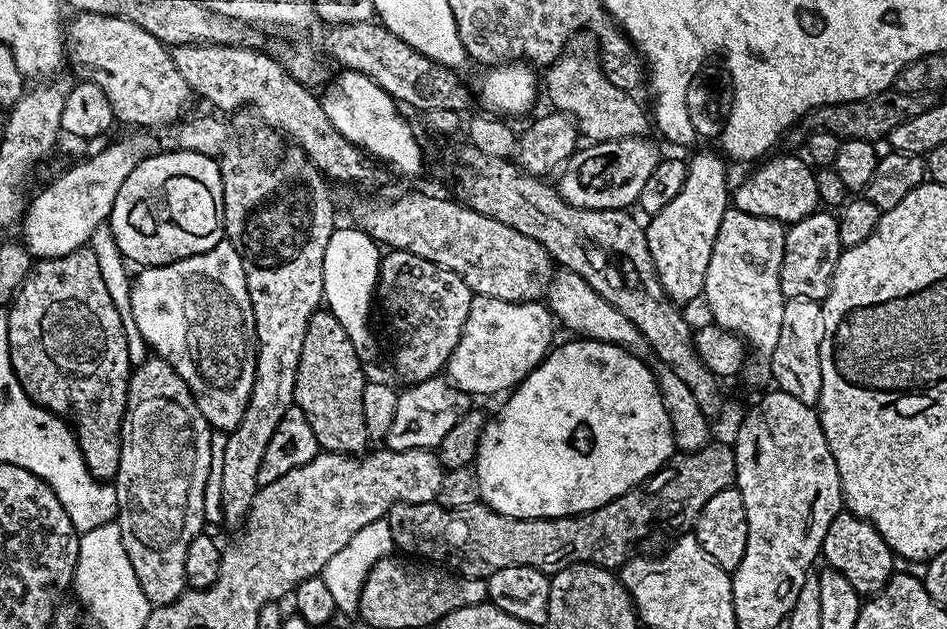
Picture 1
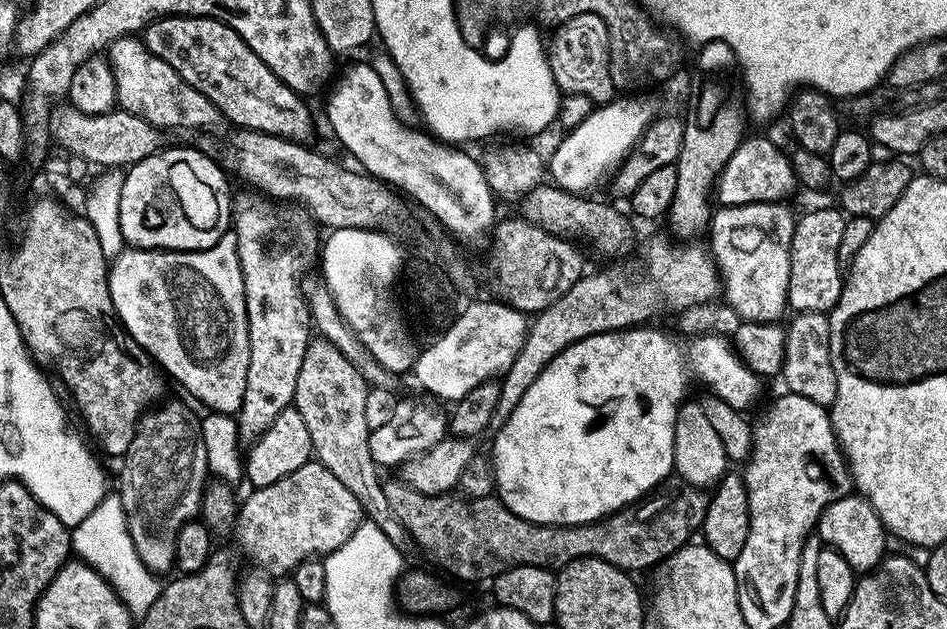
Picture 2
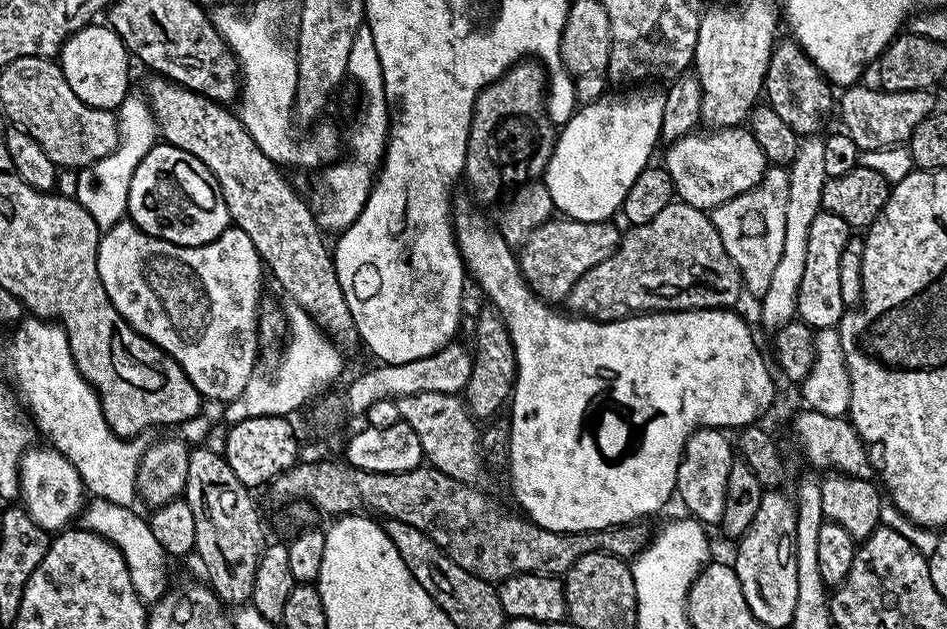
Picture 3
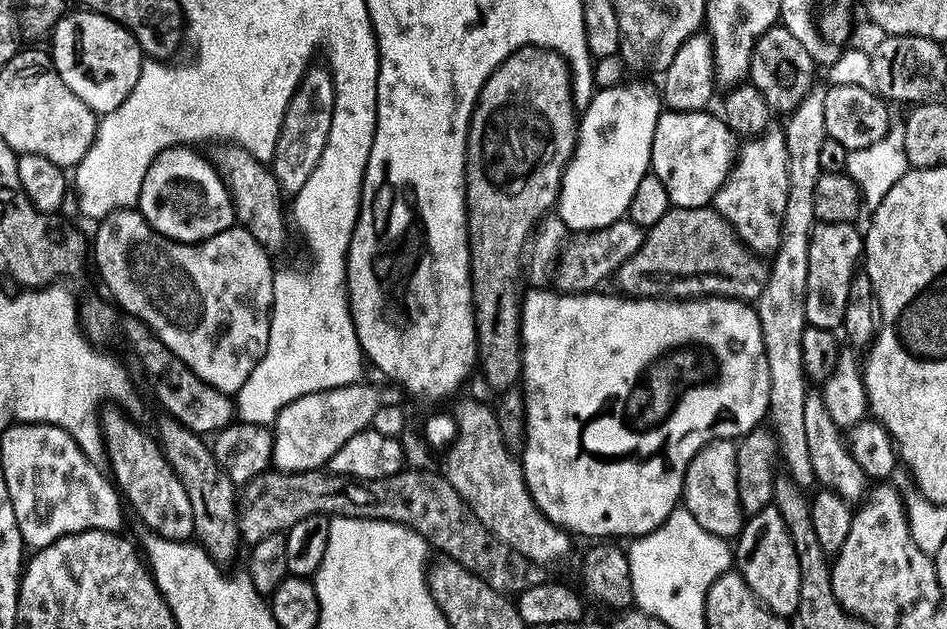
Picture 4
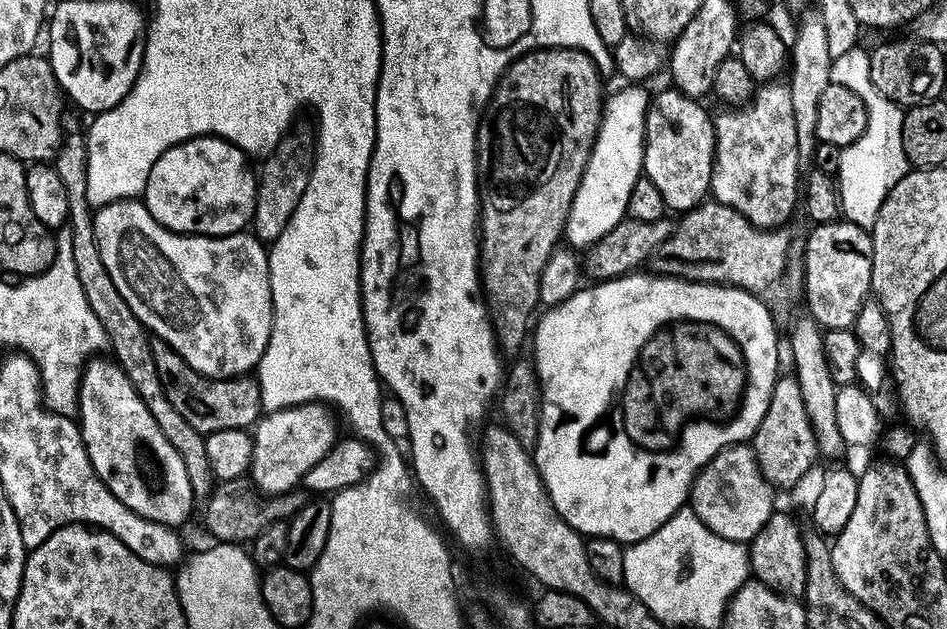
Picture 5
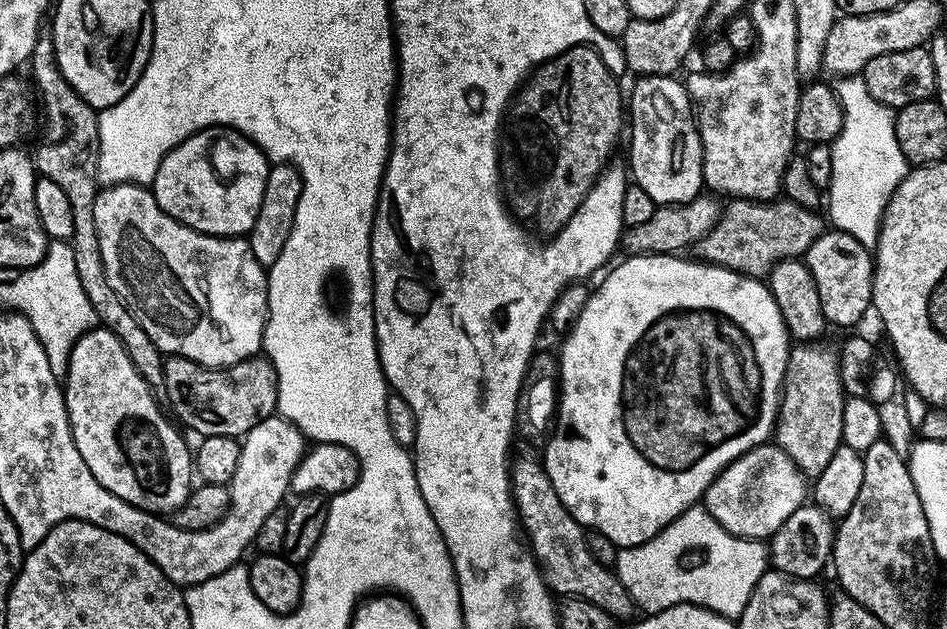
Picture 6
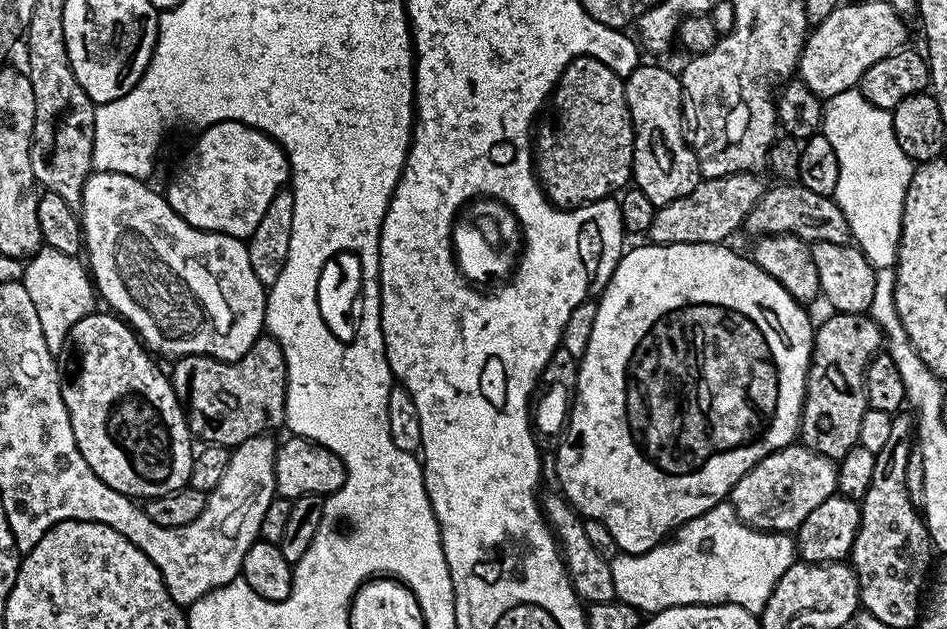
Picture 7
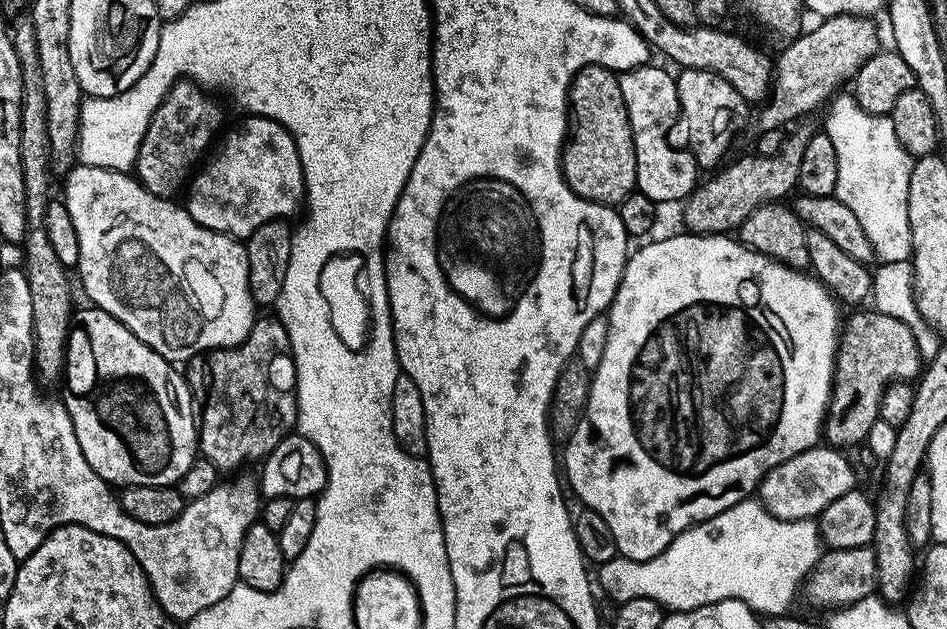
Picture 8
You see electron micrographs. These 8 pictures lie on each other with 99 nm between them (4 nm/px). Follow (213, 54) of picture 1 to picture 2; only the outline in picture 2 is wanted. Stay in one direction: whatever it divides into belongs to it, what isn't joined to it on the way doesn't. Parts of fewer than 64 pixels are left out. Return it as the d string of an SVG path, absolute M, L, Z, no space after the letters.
M163 16L147 26L142 39L155 57L173 67L187 85L211 100L221 117L233 127L298 141L308 138L307 103L277 78L245 40L221 20L209 16Z

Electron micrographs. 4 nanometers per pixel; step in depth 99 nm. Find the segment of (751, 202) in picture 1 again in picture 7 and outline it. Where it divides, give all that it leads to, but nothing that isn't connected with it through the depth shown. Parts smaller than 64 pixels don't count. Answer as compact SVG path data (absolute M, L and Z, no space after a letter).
M641 63L624 80L624 97L628 103L628 113L632 115L632 180L635 187L640 188L642 194L646 194L646 198L650 198L650 202L657 206L691 194L702 182L702 165L686 139L686 117L682 107L679 75L668 68L659 68L656 64Z

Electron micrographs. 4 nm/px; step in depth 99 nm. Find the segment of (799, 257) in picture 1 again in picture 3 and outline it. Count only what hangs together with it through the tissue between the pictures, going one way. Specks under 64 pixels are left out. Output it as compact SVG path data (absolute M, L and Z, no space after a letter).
M823 210L817 214L810 226L810 239L806 245L806 267L802 273L802 286L798 286L796 316L813 330L837 327L840 319L844 317L846 306L842 302L840 262L849 235L848 224L842 222L838 214L830 214Z

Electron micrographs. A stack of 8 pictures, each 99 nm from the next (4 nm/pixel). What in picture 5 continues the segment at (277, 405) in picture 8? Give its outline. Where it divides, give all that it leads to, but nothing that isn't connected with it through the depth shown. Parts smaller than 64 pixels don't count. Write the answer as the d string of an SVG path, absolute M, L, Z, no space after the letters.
M153 339L152 349L154 363L158 366L158 374L168 391L170 402L174 402L174 410L178 410L178 414L182 414L182 418L186 418L194 430L205 434L235 428L248 430L260 419L260 386L251 375L218 380L190 367L165 340Z

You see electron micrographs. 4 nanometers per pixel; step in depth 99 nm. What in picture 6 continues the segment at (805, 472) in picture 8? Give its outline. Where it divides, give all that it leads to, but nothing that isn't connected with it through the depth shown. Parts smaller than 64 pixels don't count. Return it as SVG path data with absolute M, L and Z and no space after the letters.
M769 442L727 464L704 491L702 507L730 534L764 542L809 496L810 484L800 467L775 442Z

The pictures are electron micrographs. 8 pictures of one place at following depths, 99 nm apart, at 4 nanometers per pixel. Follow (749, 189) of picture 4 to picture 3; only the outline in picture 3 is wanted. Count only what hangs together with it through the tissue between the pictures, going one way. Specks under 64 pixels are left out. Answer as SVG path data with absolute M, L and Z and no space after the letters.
M772 166L765 172L758 186L711 209L710 215L722 238L722 246L726 246L726 254L734 258L734 266L738 266L747 295L763 298L770 287L770 278L778 267L786 239L786 201L789 199L788 168Z

